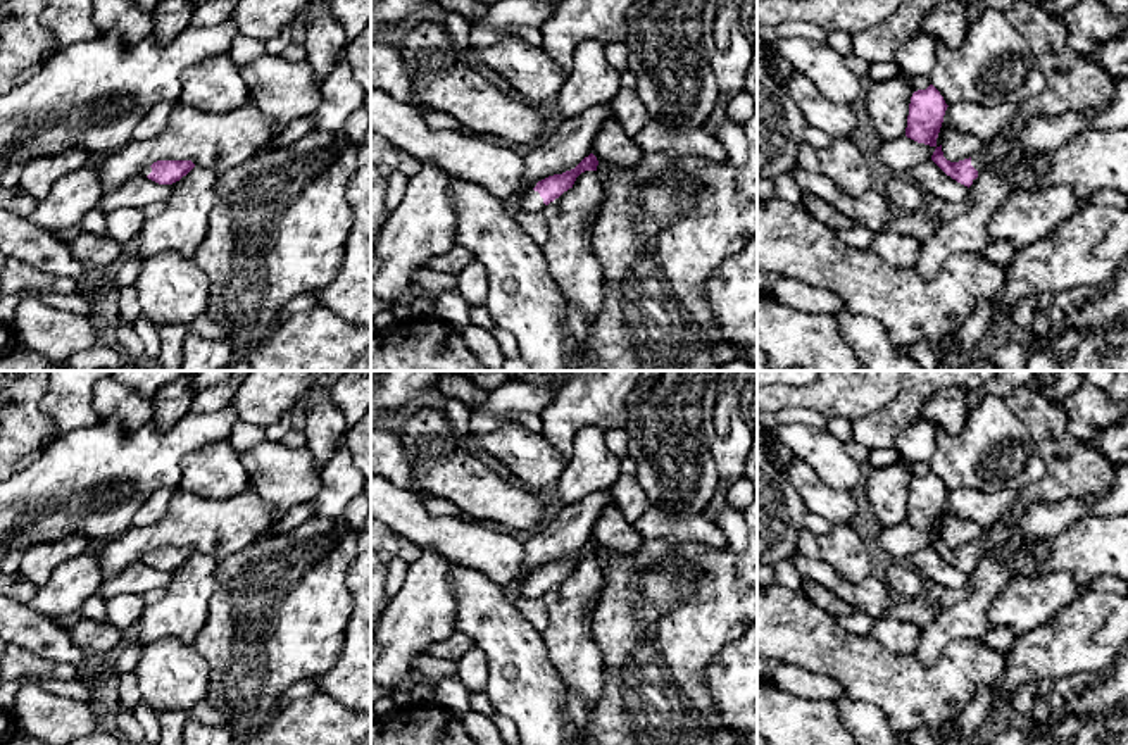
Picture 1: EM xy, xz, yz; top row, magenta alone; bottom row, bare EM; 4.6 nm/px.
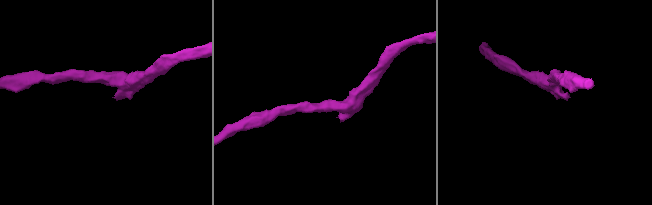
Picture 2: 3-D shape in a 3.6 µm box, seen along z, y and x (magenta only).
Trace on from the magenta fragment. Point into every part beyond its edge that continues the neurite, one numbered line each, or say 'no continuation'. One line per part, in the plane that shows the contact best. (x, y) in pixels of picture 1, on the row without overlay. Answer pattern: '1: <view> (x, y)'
1: xz (532, 588)

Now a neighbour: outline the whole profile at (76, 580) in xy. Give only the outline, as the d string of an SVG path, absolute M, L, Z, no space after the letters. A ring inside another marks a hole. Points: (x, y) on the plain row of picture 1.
M93 545L88 552L62 562L48 581L36 588L28 607L47 617L60 617L79 610L90 597L98 593L102 583L100 548Z

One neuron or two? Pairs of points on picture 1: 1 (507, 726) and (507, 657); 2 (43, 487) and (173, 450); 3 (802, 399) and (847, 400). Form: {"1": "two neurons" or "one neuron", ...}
{"1": "two neurons", "2": "one neuron", "3": "one neuron"}

